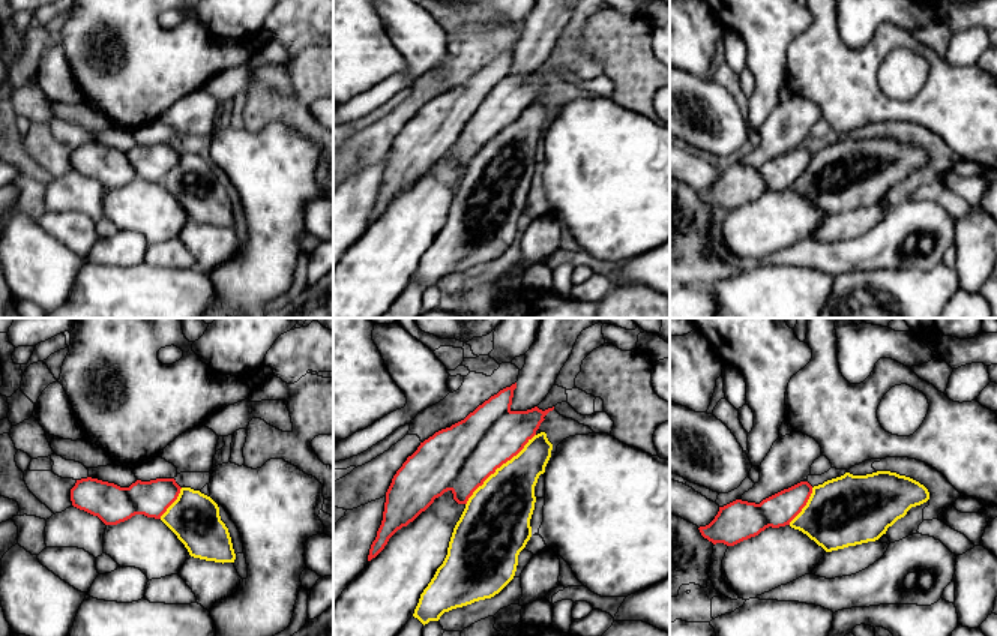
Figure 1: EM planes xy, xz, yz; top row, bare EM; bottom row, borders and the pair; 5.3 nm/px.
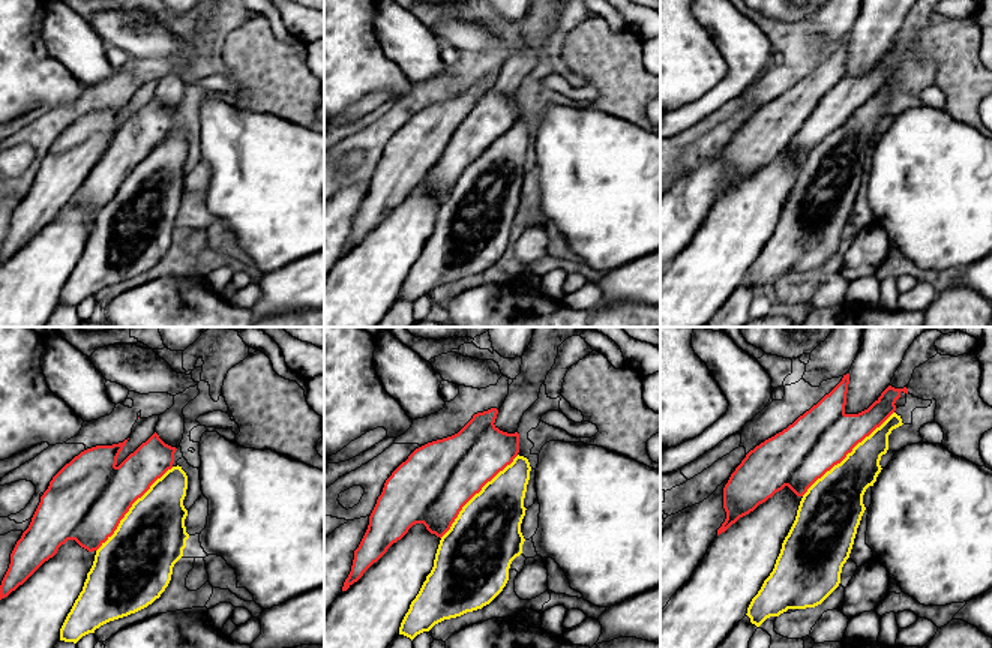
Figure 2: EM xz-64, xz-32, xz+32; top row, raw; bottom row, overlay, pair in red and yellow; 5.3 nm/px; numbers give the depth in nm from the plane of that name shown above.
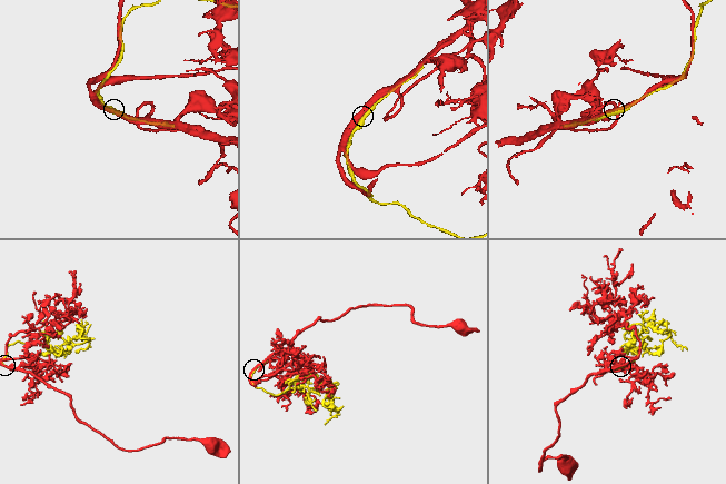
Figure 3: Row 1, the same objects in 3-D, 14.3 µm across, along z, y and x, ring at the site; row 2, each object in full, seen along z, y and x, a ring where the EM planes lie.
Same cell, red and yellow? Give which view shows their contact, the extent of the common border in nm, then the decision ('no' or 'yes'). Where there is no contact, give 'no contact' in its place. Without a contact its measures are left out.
xz | 550 nm | yes

